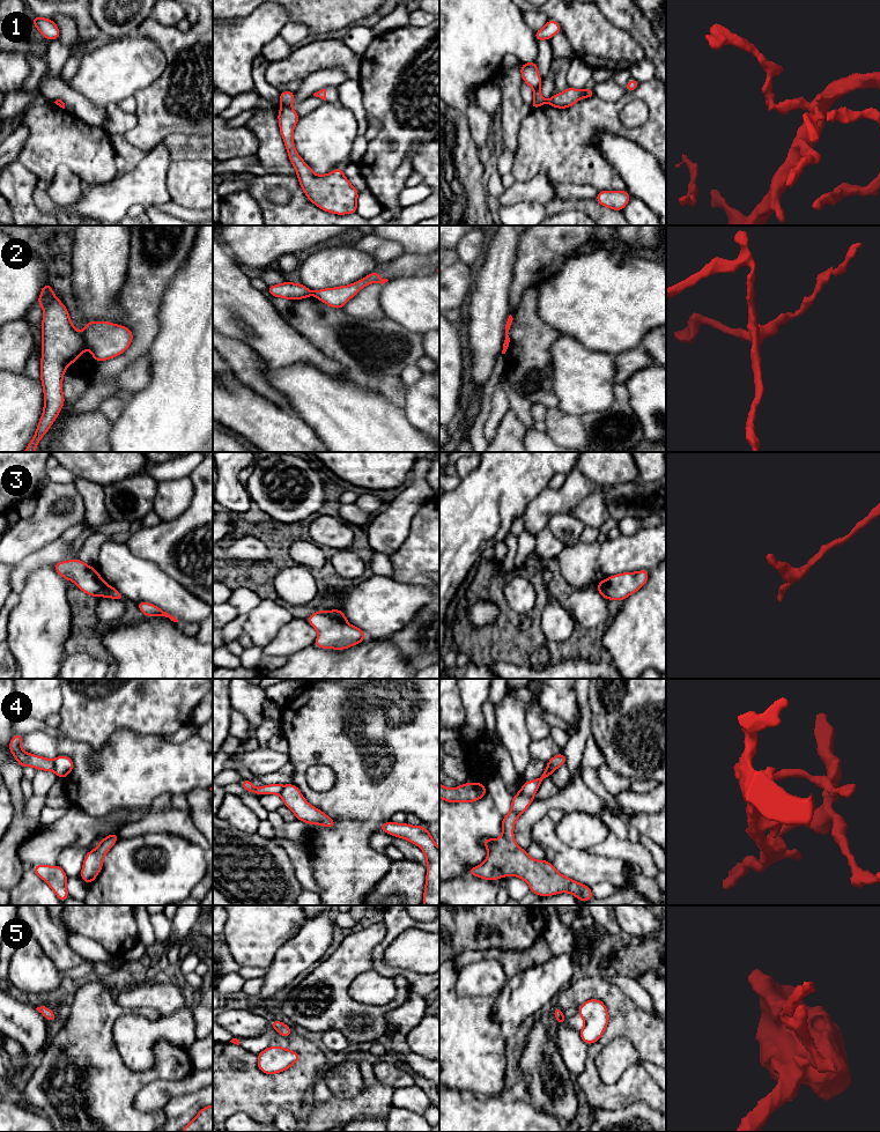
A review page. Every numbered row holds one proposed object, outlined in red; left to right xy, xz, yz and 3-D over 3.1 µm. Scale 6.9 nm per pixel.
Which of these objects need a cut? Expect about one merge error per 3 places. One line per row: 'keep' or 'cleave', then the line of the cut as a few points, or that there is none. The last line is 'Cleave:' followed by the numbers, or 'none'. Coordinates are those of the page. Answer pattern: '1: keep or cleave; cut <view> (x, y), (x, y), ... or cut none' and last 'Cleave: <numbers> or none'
1: cleave; cut xz (282, 105), (289, 106)
2: cleave; cut xy (82, 335), (87, 346)
3: cleave; cut xz (325, 612), (346, 622)
4: cleave; cut yz (547, 762), (551, 774)
5: keep; cut none
Cleave: 1, 2, 3, 4

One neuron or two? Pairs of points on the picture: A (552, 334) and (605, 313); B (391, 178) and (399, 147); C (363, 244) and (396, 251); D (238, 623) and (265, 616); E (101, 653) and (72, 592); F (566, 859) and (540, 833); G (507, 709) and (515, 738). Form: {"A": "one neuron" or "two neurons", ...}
{"A": "two neurons", "B": "one neuron", "C": "one neuron", "D": "two neurons", "E": "one neuron", "F": "one neuron", "G": "one neuron"}

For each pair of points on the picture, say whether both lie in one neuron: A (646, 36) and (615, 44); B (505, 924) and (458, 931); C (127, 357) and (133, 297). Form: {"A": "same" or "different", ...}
{"A": "different", "B": "same", "C": "same"}

